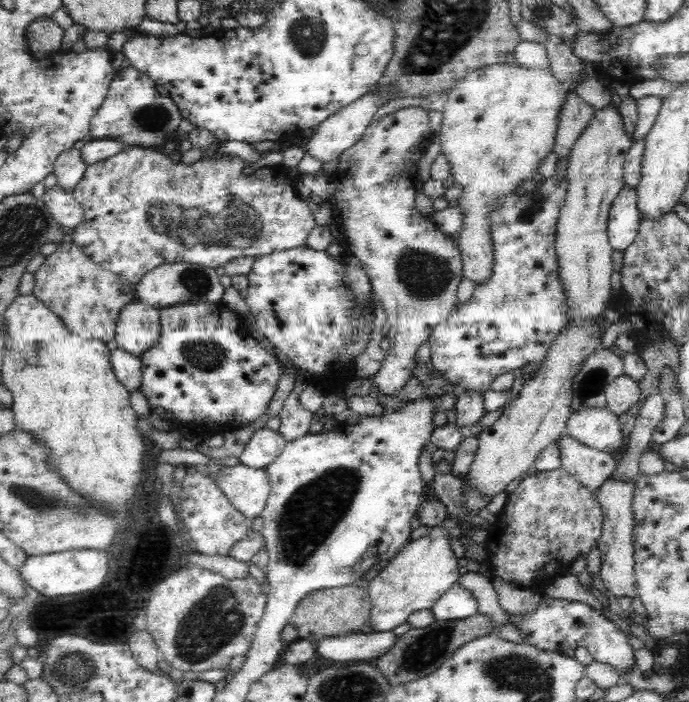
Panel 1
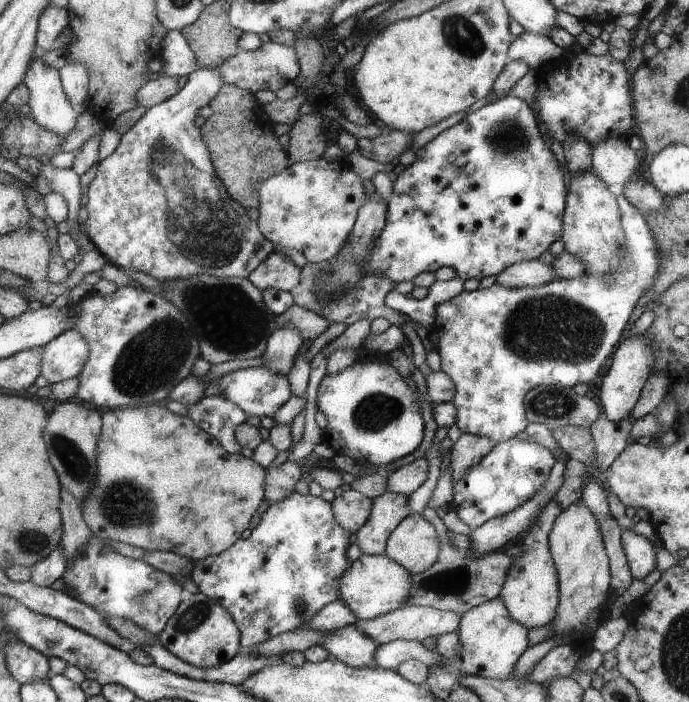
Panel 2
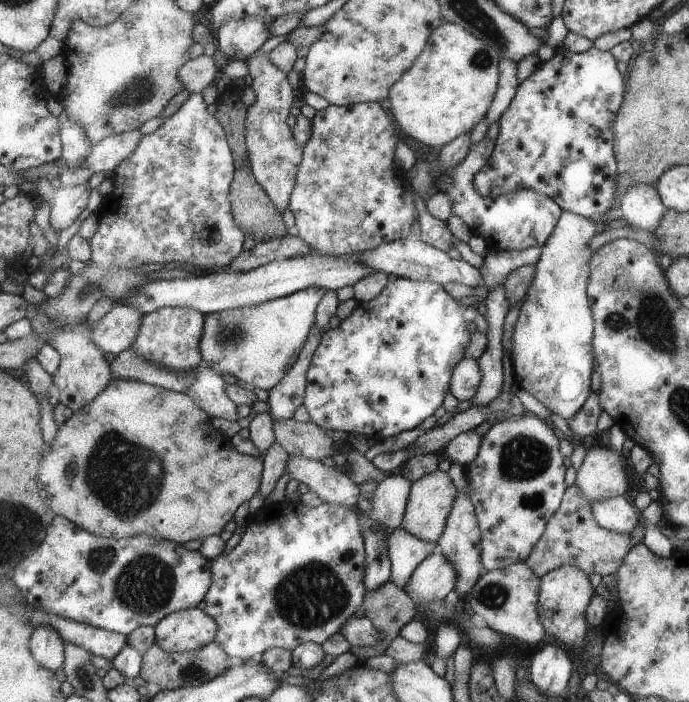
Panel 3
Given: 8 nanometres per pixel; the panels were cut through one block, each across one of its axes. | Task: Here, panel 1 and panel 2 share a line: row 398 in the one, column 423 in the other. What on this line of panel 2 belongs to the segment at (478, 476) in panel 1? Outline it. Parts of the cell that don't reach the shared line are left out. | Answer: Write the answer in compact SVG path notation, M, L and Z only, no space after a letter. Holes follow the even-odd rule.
M411 512L401 520L388 536L384 550L385 555L413 575L431 567L439 552L435 528L420 512Z

